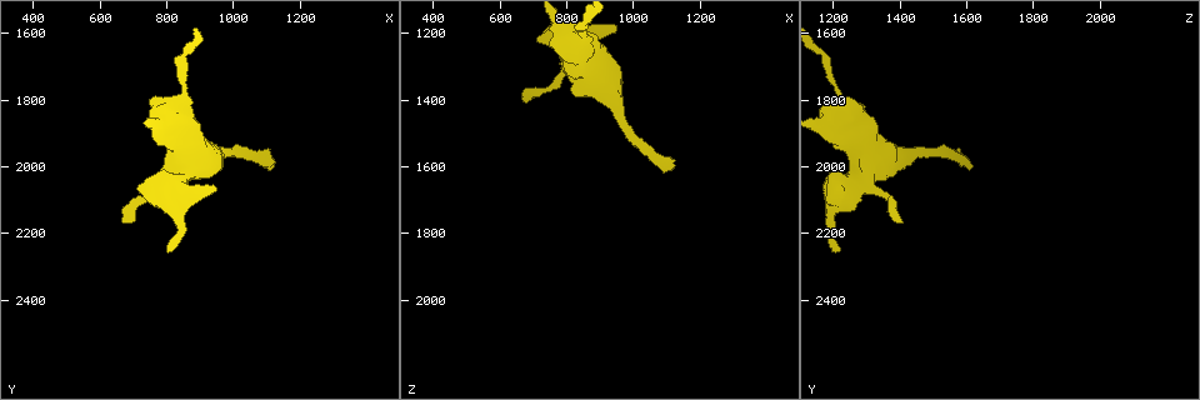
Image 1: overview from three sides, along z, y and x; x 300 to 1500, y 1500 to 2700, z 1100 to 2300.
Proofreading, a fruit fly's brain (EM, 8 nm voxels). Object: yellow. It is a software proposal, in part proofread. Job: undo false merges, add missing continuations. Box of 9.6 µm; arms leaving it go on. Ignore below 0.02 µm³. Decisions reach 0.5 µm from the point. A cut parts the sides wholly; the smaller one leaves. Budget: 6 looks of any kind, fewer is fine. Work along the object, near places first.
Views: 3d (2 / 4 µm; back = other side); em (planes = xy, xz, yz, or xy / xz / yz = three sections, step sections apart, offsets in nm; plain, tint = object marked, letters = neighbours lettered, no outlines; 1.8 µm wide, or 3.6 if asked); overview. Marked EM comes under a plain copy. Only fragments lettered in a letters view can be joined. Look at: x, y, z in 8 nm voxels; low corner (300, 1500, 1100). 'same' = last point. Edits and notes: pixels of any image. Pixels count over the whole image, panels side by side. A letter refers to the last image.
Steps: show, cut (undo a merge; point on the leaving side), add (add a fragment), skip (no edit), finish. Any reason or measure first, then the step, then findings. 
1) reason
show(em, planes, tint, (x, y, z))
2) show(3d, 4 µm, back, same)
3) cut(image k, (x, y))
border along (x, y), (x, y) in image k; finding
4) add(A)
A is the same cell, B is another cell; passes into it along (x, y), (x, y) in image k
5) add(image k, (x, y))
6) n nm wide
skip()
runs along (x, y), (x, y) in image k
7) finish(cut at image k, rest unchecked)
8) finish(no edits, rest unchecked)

show(em, planes, letters, (810, 2250, 1210))

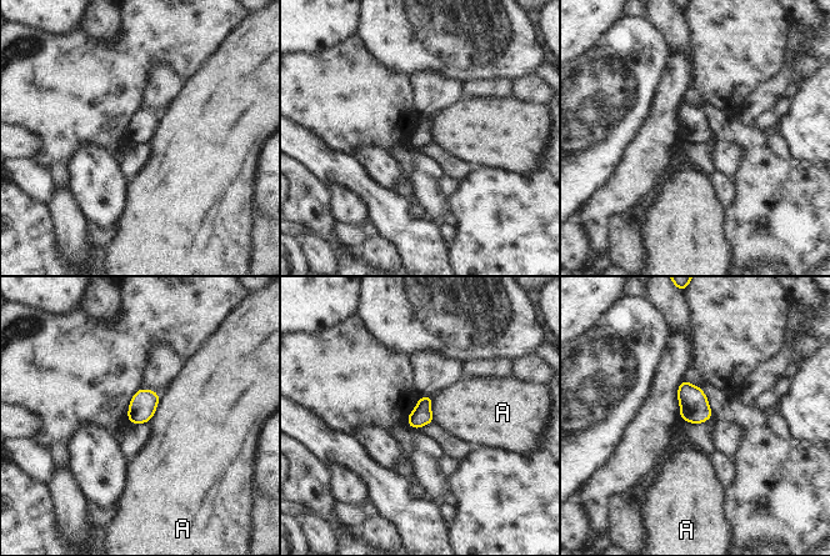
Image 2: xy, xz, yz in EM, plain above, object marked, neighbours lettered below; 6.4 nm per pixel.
skip()
A is another cell; border along (160, 396), (155, 412), (148, 421) in image 2; none of them fits

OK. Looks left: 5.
branch stops here
show(3d, 2 µm, (1110, 2000, 1610))

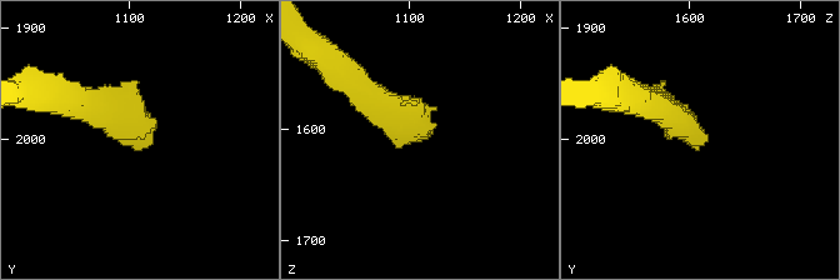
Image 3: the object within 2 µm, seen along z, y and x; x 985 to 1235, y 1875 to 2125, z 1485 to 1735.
show(em, planes, letters, (1110, 2008, 1608))

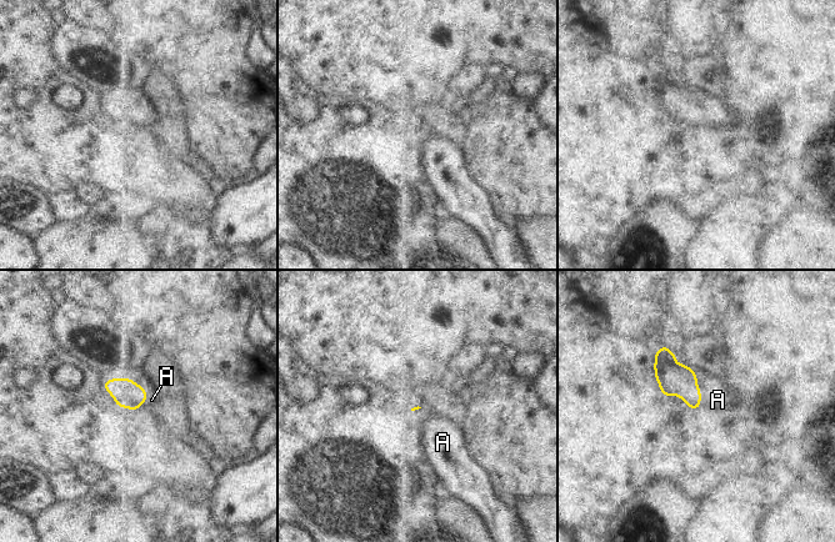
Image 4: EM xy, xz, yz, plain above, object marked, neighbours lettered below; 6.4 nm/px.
A touches over 200 nm
add(A)
A is the same cell; the neuron continues

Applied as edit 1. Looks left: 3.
see it whole again
show(overview)

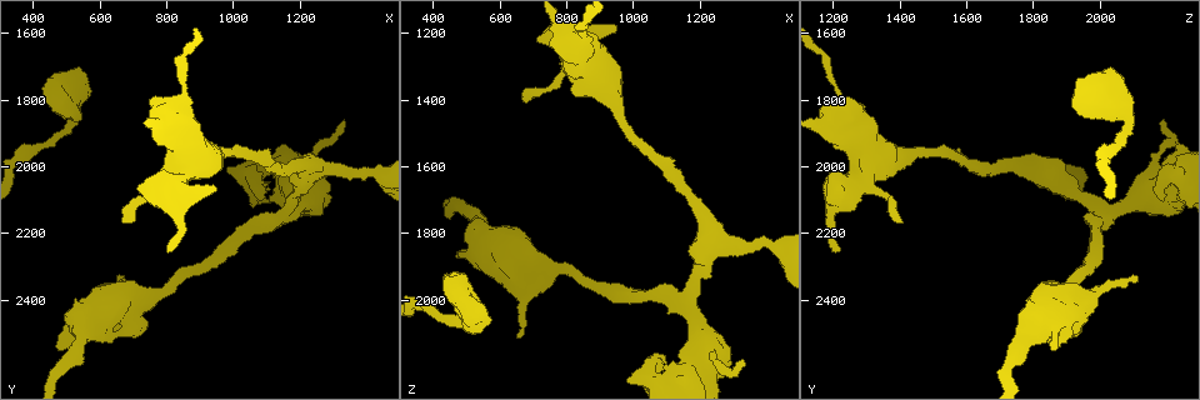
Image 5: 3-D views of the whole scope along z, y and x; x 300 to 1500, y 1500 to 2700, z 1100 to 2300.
tapers out
show(3d, 4 µm, (670, 2170, 1410))

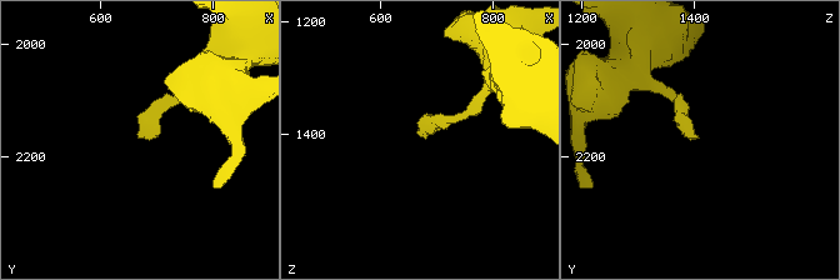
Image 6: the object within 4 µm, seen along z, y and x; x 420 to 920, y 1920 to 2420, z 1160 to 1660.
need the tissue
show(em, planes, letters, (680, 2170, 1410))

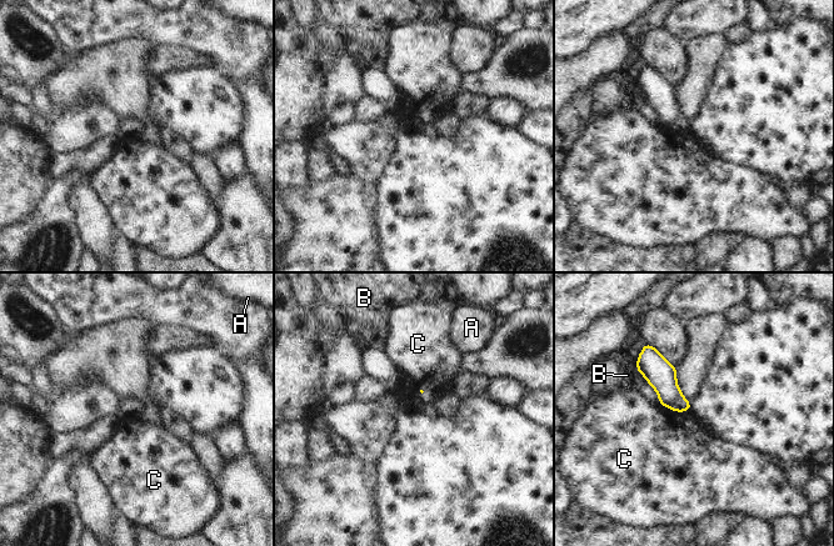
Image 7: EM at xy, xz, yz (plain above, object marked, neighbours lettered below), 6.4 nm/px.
C touches over 50 nm
skip()
A, B and C are other cells; border along (684, 410), (678, 412) in image 7; none of them fits

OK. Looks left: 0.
finish(add at image 4, rest unchecked)

